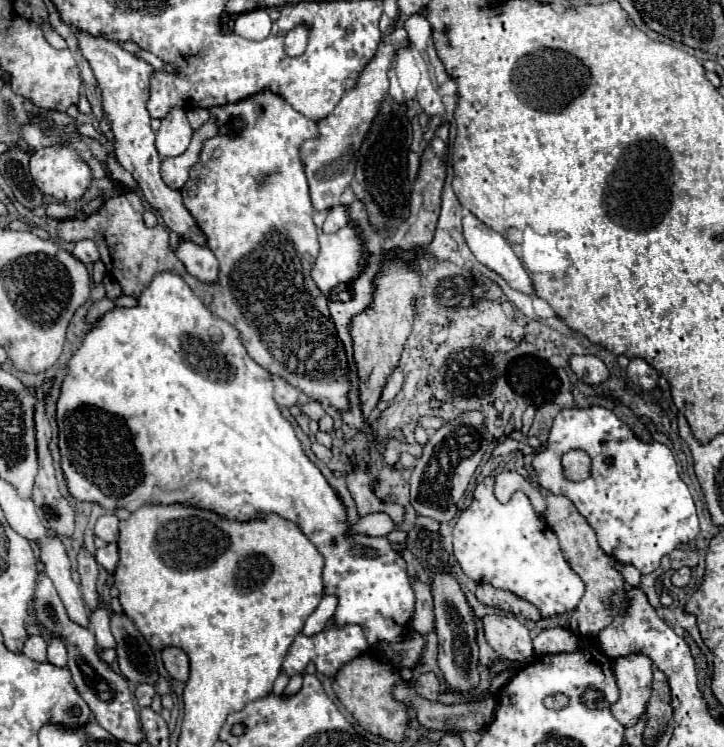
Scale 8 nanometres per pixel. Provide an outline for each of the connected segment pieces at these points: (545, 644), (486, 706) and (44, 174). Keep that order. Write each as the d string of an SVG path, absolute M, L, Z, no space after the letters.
M547 628L539 636L533 638L533 646L537 654L551 652L573 652L579 648L579 638L563 628Z
M407 682L395 686L395 698L417 708L417 720L429 730L483 730L493 720L495 700L485 698L471 704L451 704L431 702L413 692Z
M37 124L23 126L21 138L30 148L34 149L34 153L30 153L29 170L35 186L45 196L51 196L57 202L71 202L71 200L77 200L83 196L83 192L89 188L93 178L91 178L89 166L85 162L81 162L79 154L69 148L69 142L65 138L43 134Z

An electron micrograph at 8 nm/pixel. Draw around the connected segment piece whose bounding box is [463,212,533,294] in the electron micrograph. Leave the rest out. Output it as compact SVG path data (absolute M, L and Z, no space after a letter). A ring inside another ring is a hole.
M467 212L463 216L463 236L469 250L483 266L497 272L511 288L533 294L533 282L529 274L515 256L511 244L499 232L485 226L471 212Z

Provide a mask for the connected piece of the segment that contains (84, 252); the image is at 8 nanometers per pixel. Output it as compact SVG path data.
M79 240L71 252L77 260L81 260L83 264L93 264L99 260L99 252L97 252L97 246L95 242L89 242L89 240Z

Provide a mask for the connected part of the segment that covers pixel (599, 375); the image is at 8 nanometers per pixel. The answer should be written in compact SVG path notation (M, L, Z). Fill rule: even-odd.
M571 356L569 364L573 368L573 372L577 374L577 378L585 384L601 384L605 380L609 380L609 370L607 366L597 358L597 356Z

